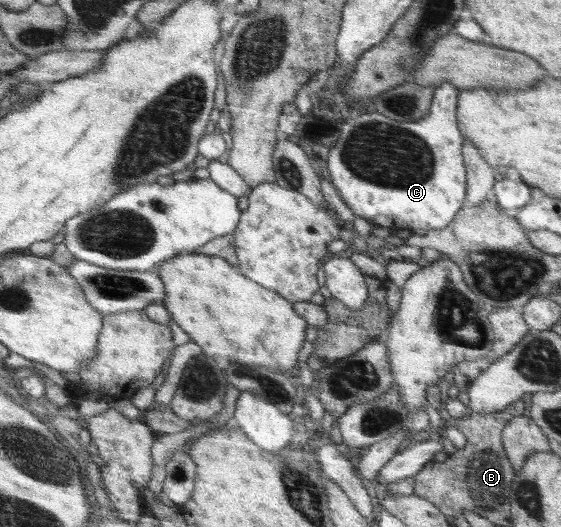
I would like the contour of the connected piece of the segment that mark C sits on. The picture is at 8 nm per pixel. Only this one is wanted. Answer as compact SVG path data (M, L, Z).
M441 84L435 89L433 112L425 120L397 122L383 114L351 116L341 126L337 143L330 149L327 162L322 163L328 180L353 214L379 225L400 230L443 229L456 218L465 202L465 167L461 156L461 133L457 128L456 110L460 102L460 90L455 85Z

